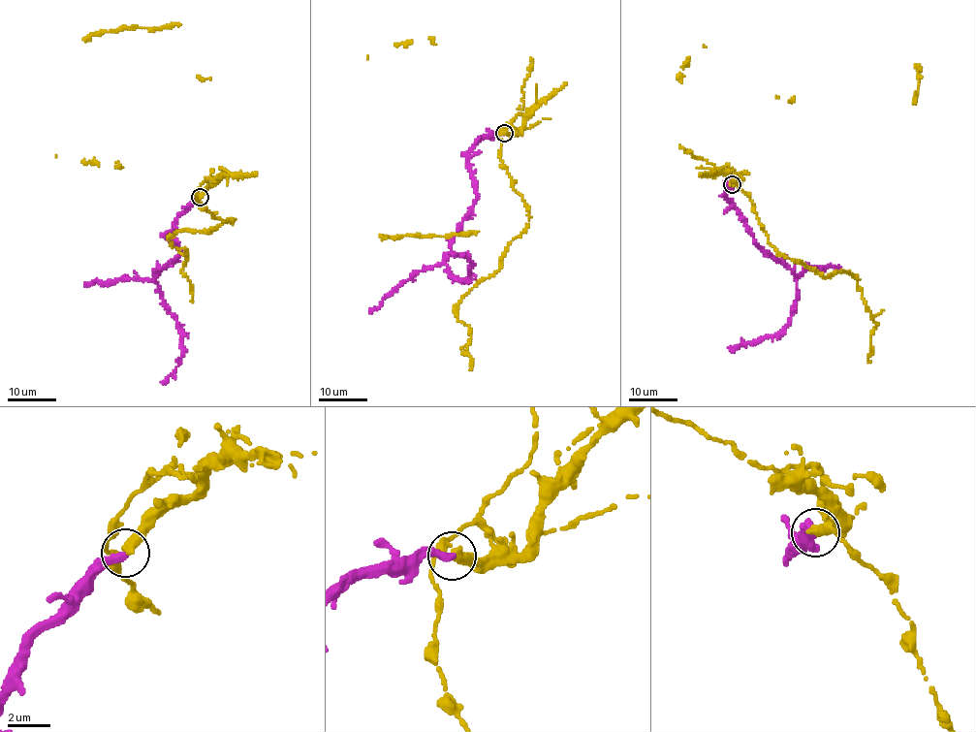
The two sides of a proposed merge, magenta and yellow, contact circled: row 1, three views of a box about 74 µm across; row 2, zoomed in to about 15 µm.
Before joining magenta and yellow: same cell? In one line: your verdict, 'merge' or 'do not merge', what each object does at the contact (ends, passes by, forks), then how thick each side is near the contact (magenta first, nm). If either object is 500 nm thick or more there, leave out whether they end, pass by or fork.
merge; magenta ends there; yellow forks there; 380 nm thick on the magenta side, 260 nm on the other

